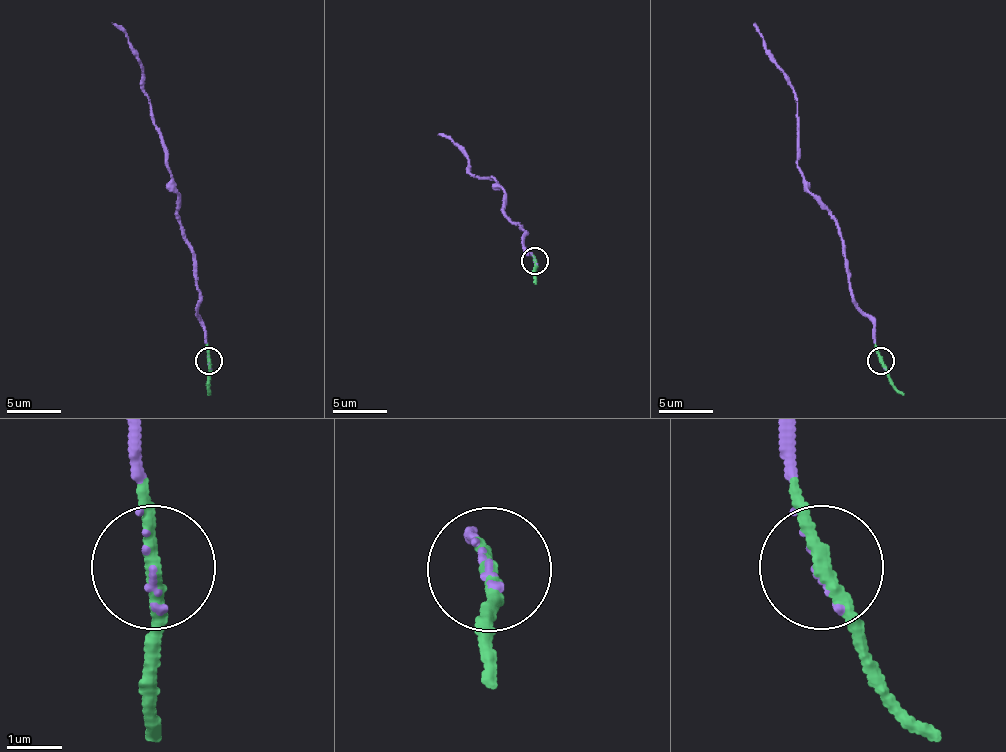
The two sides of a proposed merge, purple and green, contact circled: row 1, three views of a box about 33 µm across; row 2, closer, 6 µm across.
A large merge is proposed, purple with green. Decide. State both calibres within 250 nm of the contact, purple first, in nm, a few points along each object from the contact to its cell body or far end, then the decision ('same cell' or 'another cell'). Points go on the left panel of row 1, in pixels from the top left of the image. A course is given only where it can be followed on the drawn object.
70/240 nm | purple via (208, 361), (192, 246), (164, 164), (164, 139), (153, 123), (137, 55), (112, 22) | green via (208, 361), (211, 394) | same cell

